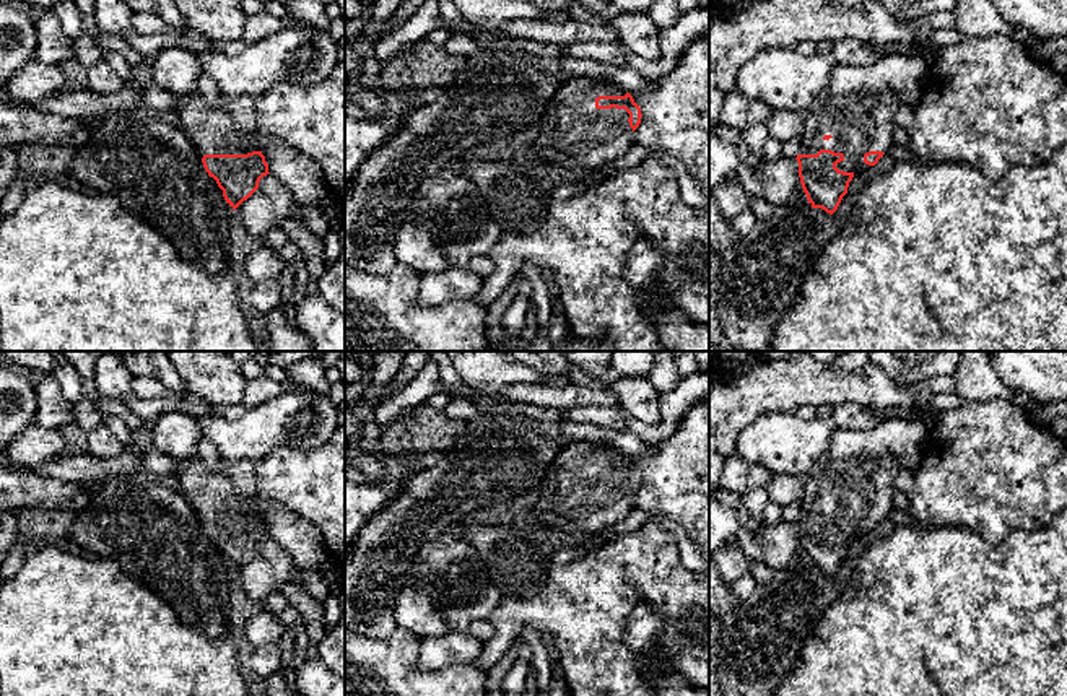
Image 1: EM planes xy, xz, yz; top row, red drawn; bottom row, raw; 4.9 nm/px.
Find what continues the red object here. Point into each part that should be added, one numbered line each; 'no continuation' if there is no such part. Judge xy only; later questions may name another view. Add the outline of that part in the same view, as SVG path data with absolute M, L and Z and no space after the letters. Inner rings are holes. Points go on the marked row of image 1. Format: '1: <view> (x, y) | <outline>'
1: xy (210, 130) | M200 91L182 96L172 115L172 141L205 154L247 154L260 151L257 133L244 133L223 107L213 107Z

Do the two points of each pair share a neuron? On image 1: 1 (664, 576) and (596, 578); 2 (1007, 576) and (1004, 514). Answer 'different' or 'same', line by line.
1: same
2: different

